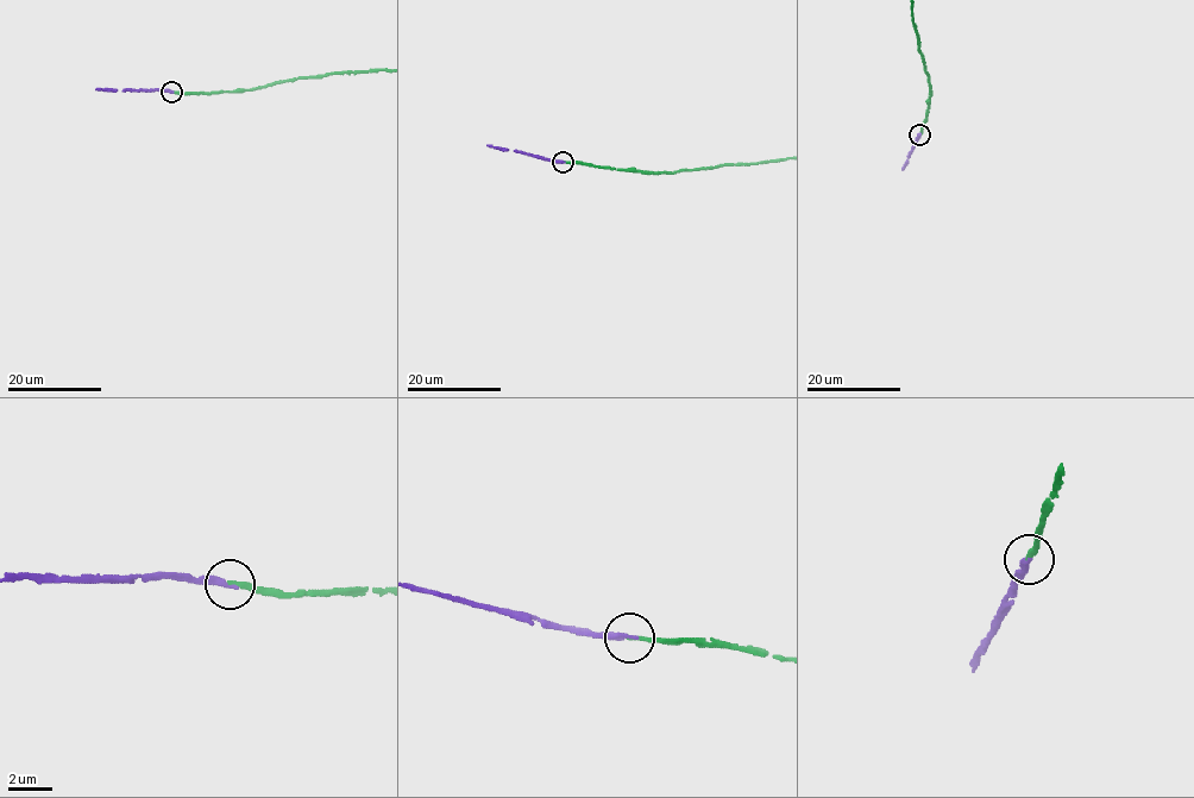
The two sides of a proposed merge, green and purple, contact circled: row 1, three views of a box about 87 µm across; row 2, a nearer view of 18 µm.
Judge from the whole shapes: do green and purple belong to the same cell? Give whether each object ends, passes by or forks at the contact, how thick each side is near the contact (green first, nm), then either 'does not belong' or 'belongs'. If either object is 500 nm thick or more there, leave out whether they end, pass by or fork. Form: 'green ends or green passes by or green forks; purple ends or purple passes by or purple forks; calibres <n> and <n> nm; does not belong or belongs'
green ends; purple ends; calibres 200 and 280 nm; belongs

